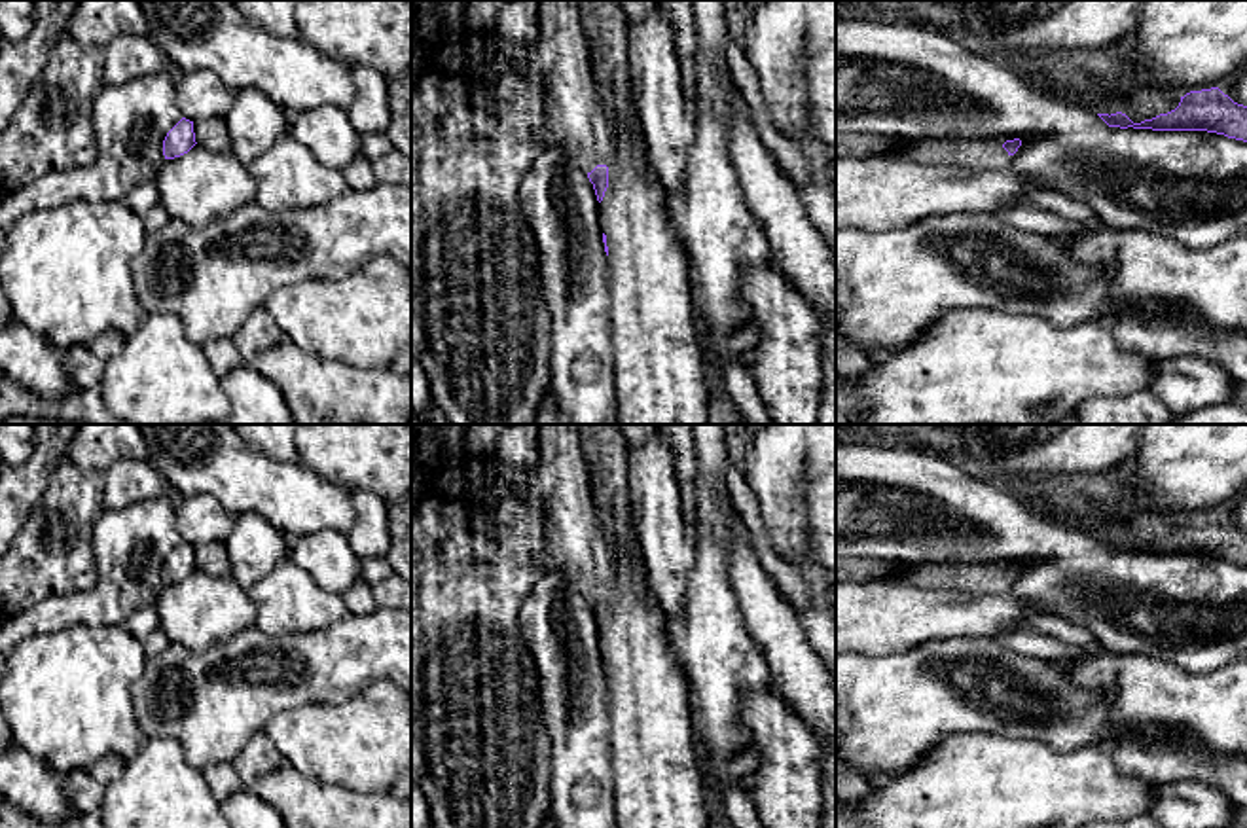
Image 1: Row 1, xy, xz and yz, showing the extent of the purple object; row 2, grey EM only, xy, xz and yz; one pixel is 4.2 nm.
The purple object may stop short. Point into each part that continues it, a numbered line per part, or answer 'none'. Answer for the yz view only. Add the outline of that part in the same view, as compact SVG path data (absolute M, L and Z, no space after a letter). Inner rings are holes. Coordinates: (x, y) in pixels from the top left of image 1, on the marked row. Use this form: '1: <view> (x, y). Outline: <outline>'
1: yz (975, 154). Outline: M910 140L881 157L908 159L923 165L963 165L978 171L1003 169L1010 163L1004 148L984 140Z

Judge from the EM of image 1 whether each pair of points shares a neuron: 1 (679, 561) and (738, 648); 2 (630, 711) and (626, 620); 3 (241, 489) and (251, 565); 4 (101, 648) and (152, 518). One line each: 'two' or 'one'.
1: two
2: one
3: two
4: two

